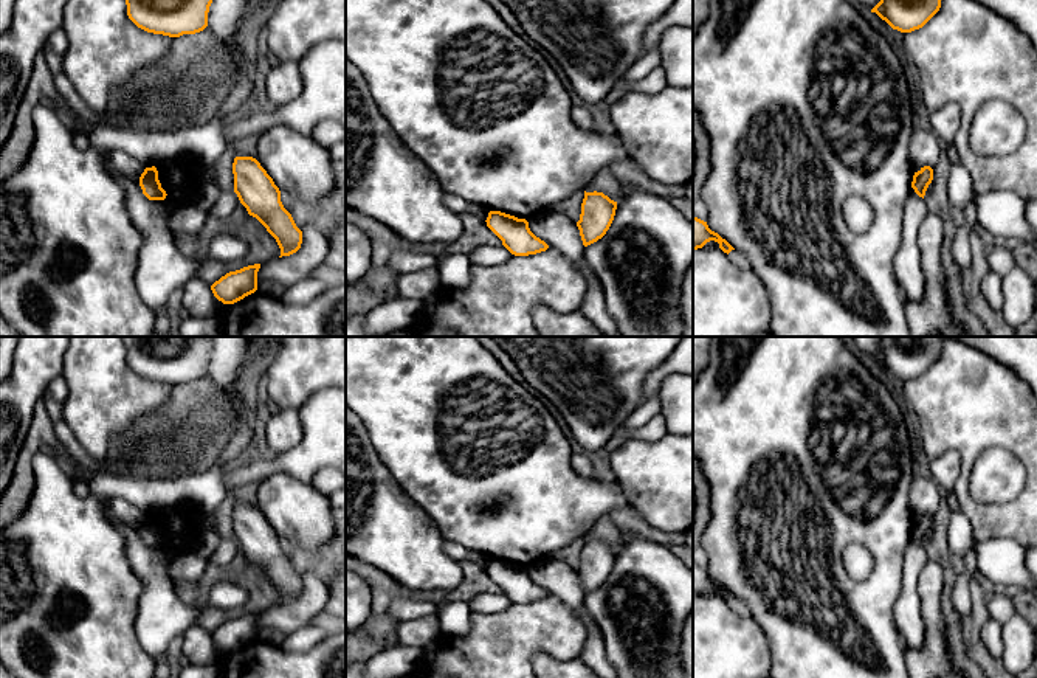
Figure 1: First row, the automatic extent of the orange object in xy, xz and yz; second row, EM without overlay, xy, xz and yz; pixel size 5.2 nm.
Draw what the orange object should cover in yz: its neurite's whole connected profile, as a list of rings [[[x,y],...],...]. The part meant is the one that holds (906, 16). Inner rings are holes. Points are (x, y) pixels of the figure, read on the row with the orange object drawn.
[[[880,0],[876,12],[893,29],[911,33],[922,28],[941,8],[941,0]]]

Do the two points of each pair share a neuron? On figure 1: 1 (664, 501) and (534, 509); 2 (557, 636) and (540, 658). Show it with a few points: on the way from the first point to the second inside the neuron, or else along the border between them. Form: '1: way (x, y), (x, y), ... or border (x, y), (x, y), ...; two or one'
1: border (616, 480), (628, 505); two
2: border (551, 653), (537, 652), (530, 661); two

